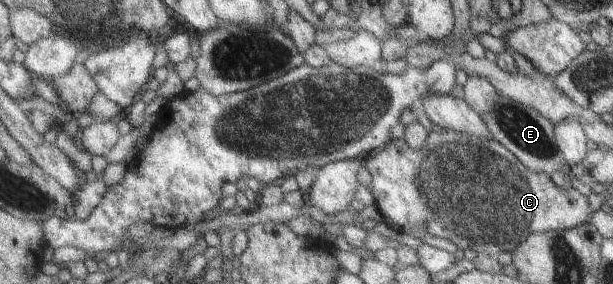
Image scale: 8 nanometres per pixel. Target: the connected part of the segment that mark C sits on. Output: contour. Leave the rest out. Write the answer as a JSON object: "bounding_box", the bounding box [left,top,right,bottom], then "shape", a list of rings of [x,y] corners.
{"bounding_box":[363,126,593,256],"shape":[[[436,126],[435,132],[430,133],[428,141],[425,146],[420,149],[413,148],[405,139],[393,139],[387,143],[386,147],[370,154],[363,159],[364,167],[371,174],[371,192],[375,199],[375,205],[387,217],[391,224],[395,226],[403,226],[413,232],[423,236],[425,234],[435,236],[437,238],[447,238],[452,241],[457,248],[474,250],[477,253],[488,252],[496,256],[500,251],[512,253],[531,233],[542,233],[557,229],[572,229],[583,223],[589,223],[593,218],[593,210],[589,206],[589,198],[587,195],[581,194],[575,188],[564,190],[560,188],[551,180],[549,173],[539,173],[532,171],[522,160],[519,160],[502,142],[495,139],[483,138],[480,136],[468,135],[465,133],[458,133],[457,131],[450,131]]]}

